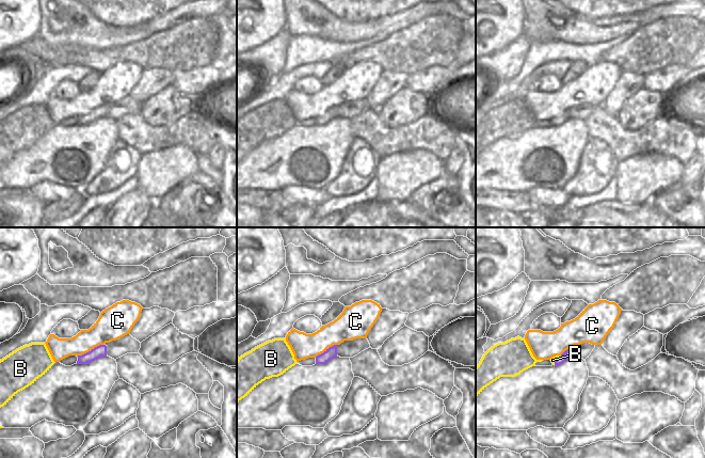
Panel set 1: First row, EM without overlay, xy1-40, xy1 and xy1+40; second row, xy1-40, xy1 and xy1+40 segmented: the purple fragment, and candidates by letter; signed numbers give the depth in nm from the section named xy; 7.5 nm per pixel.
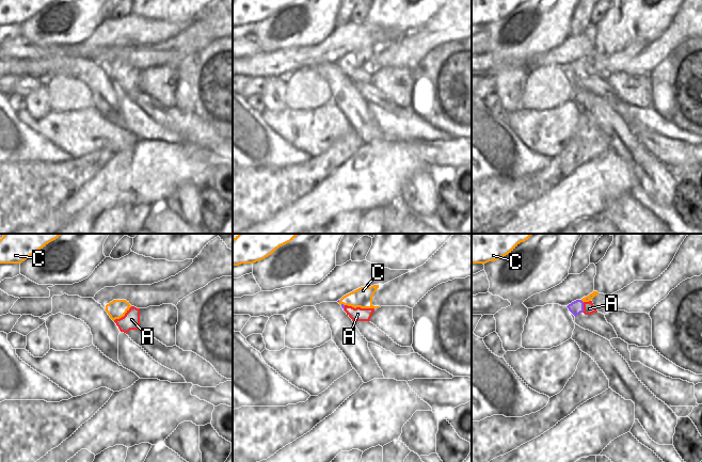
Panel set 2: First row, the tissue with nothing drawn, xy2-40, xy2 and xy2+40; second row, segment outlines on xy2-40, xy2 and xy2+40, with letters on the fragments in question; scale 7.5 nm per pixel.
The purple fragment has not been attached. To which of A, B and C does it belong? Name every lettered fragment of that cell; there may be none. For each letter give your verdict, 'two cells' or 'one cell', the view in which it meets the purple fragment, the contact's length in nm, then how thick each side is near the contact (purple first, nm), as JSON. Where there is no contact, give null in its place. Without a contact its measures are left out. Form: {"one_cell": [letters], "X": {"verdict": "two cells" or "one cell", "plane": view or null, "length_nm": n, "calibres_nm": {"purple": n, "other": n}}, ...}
{"one_cell": ["A"], "A": {"verdict": "one cell", "plane": "xy2+40", "length_nm": 80, "calibres_nm": {"purple": 100, "other": 90}}, "B": {"verdict": "two cells", "plane": "xy1+40", "length_nm": 90, "calibres_nm": {"purple": 60, "other": 40}}, "C": {"verdict": "two cells", "plane": "xy1-40", "length_nm": 220, "calibres_nm": {"purple": 90, "other": 220}}}

